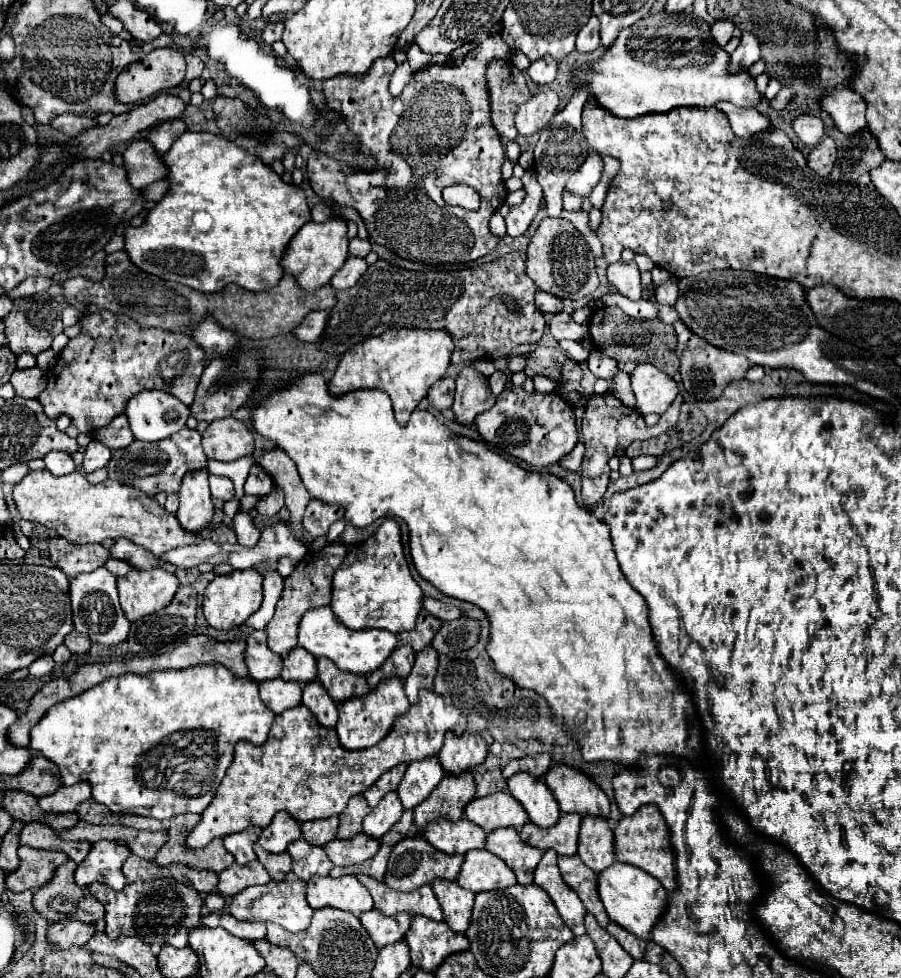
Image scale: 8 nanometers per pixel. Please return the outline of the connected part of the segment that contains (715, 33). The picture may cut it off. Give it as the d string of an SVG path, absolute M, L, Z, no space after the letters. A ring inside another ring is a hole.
M719 19L711 25L711 39L715 41L715 45L723 47L733 37L733 31L735 31L735 23Z

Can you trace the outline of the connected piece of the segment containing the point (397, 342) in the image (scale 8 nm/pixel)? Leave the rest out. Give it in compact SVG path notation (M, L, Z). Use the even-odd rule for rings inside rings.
M401 329L387 331L379 337L371 337L353 345L335 369L335 375L329 381L331 395L345 395L357 389L381 389L393 401L395 419L399 425L405 425L419 405L425 399L427 389L445 377L445 371L451 363L453 341L443 331L421 331L421 329Z

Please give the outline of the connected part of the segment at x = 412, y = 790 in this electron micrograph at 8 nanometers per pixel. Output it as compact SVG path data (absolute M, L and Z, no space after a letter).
M437 757L435 759L427 759L427 761L413 761L399 787L397 787L397 795L399 801L403 805L403 809L413 809L417 805L421 805L431 791L439 785L439 781L445 777L443 767L439 765Z

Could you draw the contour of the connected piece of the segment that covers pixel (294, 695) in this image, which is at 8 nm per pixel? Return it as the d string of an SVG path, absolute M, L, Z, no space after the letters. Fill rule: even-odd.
M267 679L267 681L261 681L259 683L259 695L261 695L261 701L271 709L275 711L277 715L287 711L287 709L293 709L297 705L301 705L301 691L303 687L295 681L283 681L283 679Z

